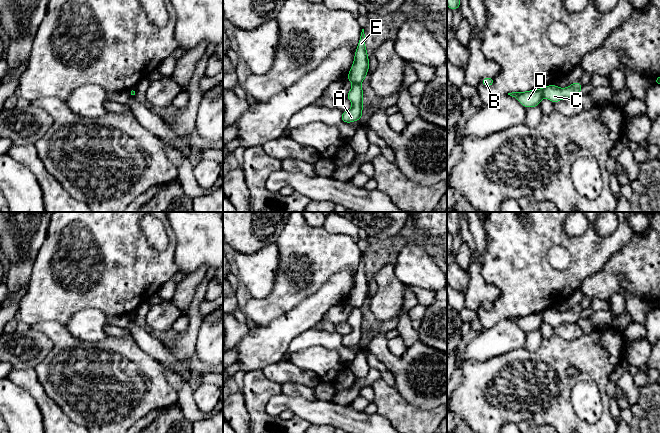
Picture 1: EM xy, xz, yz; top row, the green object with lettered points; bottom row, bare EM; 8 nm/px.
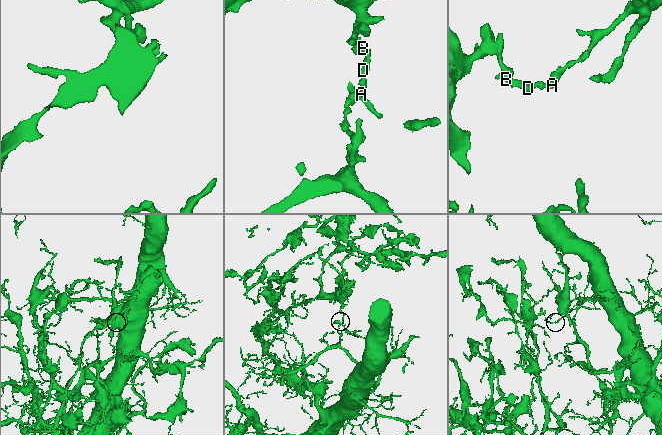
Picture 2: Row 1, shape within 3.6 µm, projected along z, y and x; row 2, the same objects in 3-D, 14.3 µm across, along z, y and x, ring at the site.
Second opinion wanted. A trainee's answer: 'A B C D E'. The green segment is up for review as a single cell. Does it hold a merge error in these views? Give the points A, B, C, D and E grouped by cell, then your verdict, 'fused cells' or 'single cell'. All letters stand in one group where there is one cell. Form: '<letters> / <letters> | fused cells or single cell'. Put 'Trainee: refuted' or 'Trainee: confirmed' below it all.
A C / B D E | fused cells
Trainee: refuted

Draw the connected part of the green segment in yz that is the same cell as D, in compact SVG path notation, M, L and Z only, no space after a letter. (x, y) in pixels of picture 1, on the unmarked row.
M534 313L527 316L512 316L508 319L516 322L524 331L536 331L539 330L543 321L542 313Z

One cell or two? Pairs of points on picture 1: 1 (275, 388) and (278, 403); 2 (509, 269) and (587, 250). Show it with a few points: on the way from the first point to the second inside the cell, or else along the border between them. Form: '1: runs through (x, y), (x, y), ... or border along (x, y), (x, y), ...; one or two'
1: border along (281, 392), (267, 402), (266, 412), (271, 417); two
2: runs through (528, 252), (539, 241), (564, 240), (568, 243); one

